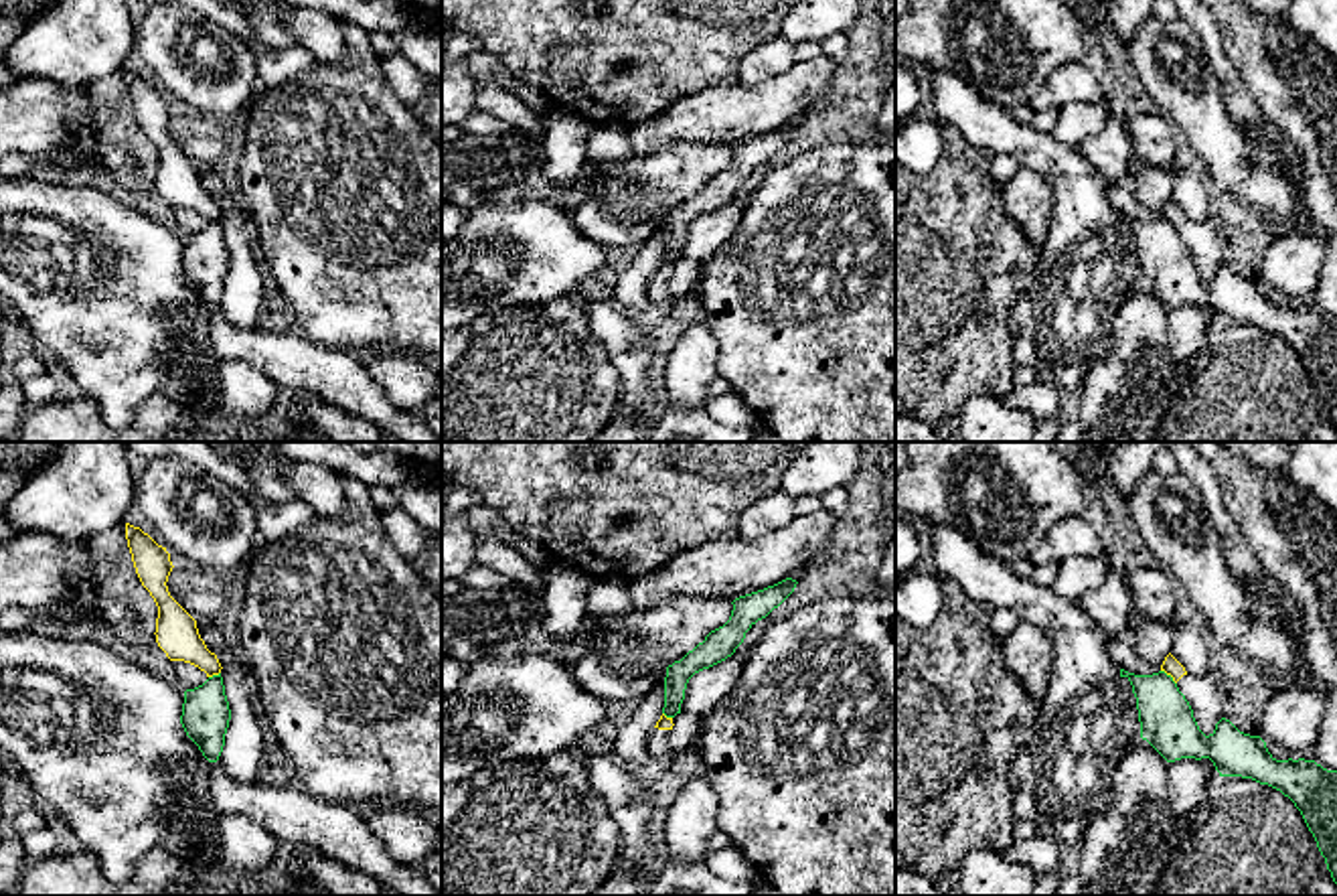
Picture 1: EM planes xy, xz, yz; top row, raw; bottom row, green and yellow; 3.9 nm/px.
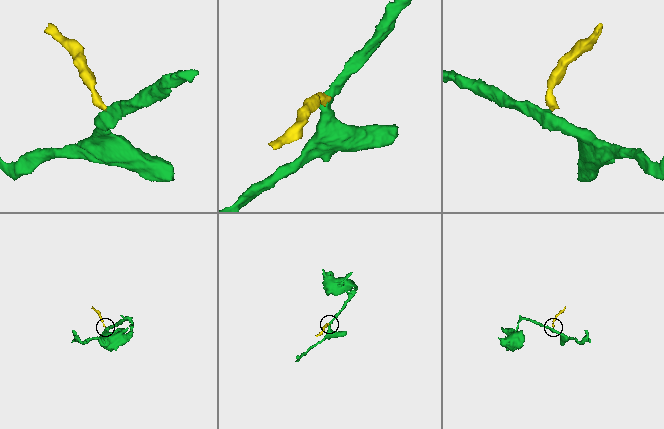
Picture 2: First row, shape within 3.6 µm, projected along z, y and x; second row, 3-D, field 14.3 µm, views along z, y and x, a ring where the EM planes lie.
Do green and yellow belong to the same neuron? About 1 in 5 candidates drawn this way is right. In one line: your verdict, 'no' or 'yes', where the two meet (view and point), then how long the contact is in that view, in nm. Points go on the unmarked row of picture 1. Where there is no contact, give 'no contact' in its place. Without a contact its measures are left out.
no; meets green in yz at (1169, 221); contact 90 nm long

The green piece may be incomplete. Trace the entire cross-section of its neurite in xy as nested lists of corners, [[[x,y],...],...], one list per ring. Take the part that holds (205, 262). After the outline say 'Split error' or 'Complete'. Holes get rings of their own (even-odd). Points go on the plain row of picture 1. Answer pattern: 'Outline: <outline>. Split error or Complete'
Outline: [[[221,219],[184,237],[180,270],[209,308],[217,308],[223,298],[229,266],[231,255]]]. Complete

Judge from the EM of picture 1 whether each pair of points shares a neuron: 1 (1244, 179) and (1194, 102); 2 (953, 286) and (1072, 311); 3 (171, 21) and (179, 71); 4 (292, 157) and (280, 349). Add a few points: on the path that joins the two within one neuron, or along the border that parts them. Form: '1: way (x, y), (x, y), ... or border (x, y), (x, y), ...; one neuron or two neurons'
1: way (1226, 161), (1202, 120); one neuron
2: border (1038, 252), (1034, 282), (1026, 294); two neurons
3: way (171, 33), (179, 45), (179, 59); one neuron
4: border (292, 329), (317, 343), (337, 347); two neurons

